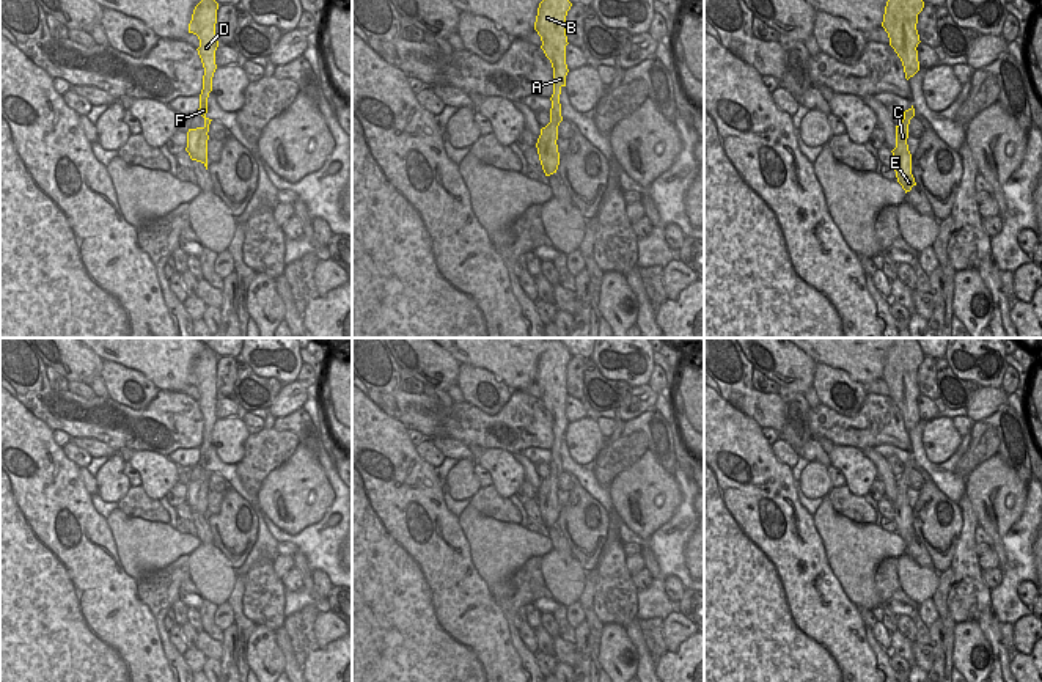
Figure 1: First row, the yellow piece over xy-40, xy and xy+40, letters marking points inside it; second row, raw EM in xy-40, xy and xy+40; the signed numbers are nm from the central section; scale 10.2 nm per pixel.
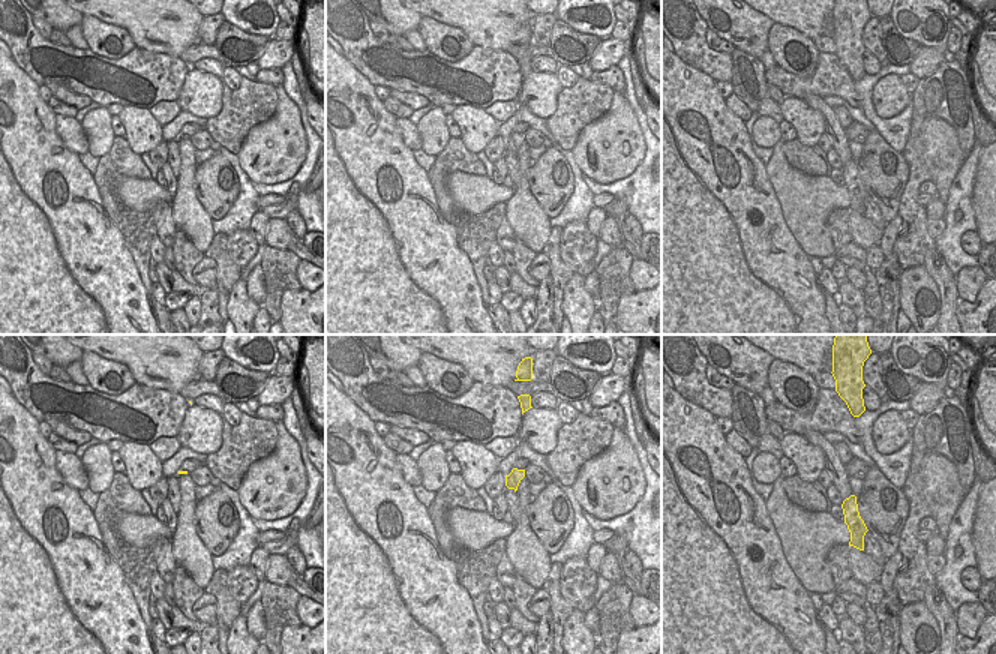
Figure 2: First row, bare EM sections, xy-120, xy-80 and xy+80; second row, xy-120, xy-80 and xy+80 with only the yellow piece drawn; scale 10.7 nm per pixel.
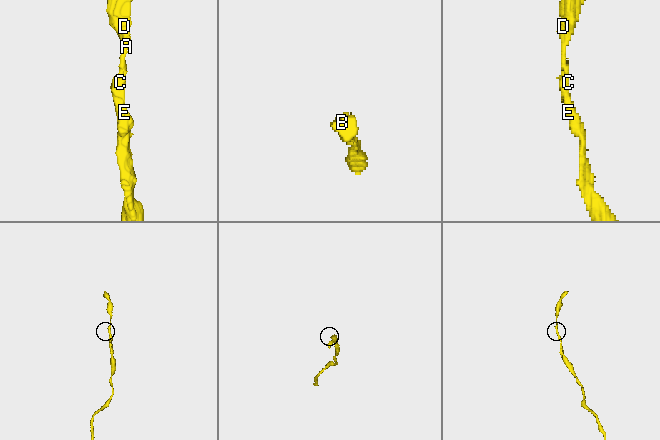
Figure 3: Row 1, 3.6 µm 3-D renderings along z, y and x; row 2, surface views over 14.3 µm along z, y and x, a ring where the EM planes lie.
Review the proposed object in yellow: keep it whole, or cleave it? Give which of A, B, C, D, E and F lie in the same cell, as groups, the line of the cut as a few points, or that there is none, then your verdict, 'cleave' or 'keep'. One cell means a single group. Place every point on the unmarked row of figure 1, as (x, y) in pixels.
A B C D E F | no cut | keep

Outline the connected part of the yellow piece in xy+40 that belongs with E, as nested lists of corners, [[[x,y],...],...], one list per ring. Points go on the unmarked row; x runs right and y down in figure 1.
[[[912,457],[908,462],[904,464],[902,475],[896,478],[896,500],[891,503],[897,534],[902,537],[905,545],[910,544],[913,537],[916,537],[915,530],[912,526],[912,506],[907,497],[908,476],[913,468],[915,460]]]

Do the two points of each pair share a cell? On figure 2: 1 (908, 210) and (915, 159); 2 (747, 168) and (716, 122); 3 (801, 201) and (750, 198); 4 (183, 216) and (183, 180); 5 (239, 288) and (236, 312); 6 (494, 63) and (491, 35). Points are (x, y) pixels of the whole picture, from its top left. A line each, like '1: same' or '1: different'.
1: same
2: same
3: different
4: same
5: same
6: different

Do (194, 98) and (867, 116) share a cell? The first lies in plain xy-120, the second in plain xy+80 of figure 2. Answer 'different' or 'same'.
different

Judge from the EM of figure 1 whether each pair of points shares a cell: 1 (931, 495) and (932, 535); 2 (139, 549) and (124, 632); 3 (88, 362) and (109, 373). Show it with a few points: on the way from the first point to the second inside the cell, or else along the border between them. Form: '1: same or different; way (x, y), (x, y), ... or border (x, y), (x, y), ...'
1: same; way (932, 505), (932, 525)
2: different; border (117, 546), (121, 568), (135, 582)
3: different; border (104, 360), (99, 376)

